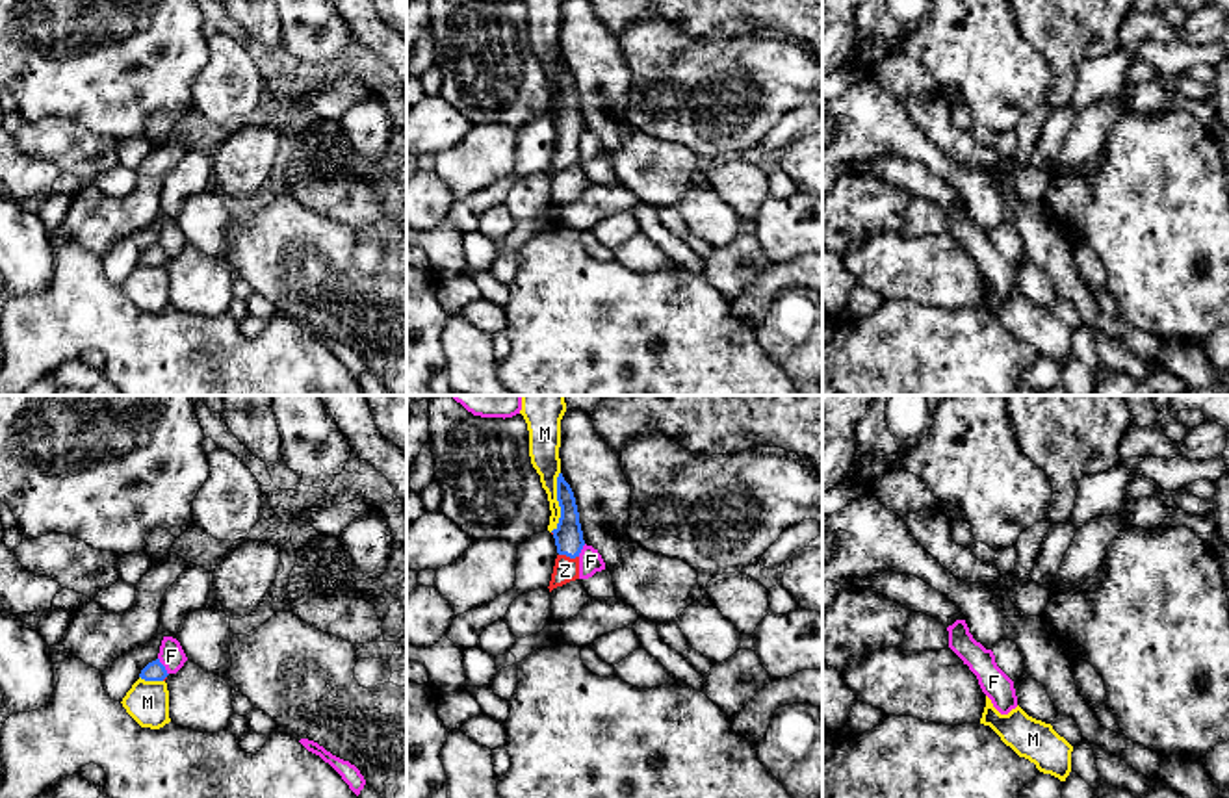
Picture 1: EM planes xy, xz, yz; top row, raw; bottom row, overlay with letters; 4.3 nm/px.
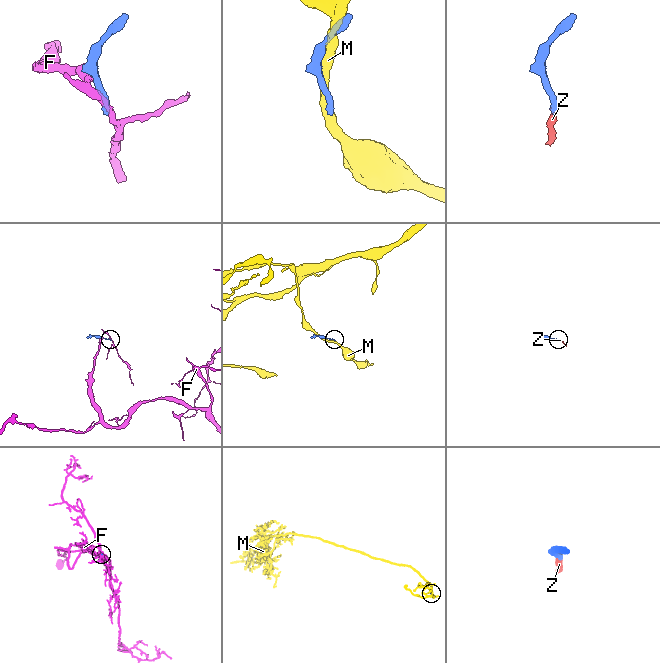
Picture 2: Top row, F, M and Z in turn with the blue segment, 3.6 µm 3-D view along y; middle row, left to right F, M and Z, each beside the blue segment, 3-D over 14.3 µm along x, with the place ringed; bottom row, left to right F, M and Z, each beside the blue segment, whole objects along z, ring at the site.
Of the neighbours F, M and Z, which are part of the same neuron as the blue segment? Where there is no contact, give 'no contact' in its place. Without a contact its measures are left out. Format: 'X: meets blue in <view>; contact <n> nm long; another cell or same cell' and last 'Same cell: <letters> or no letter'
F: meets blue in xy; contact 90 nm long; another cell
M: meets blue in xz; contact 260 nm long; another cell
Z: meets blue in xz; contact 90 nm long; same cell
Same cell: Z

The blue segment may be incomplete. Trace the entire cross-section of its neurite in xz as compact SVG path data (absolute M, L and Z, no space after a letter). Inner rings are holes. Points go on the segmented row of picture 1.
M563 473L557 477L557 501L561 507L561 518L551 534L559 555L548 586L550 592L579 579L579 553L585 546L576 497Z

